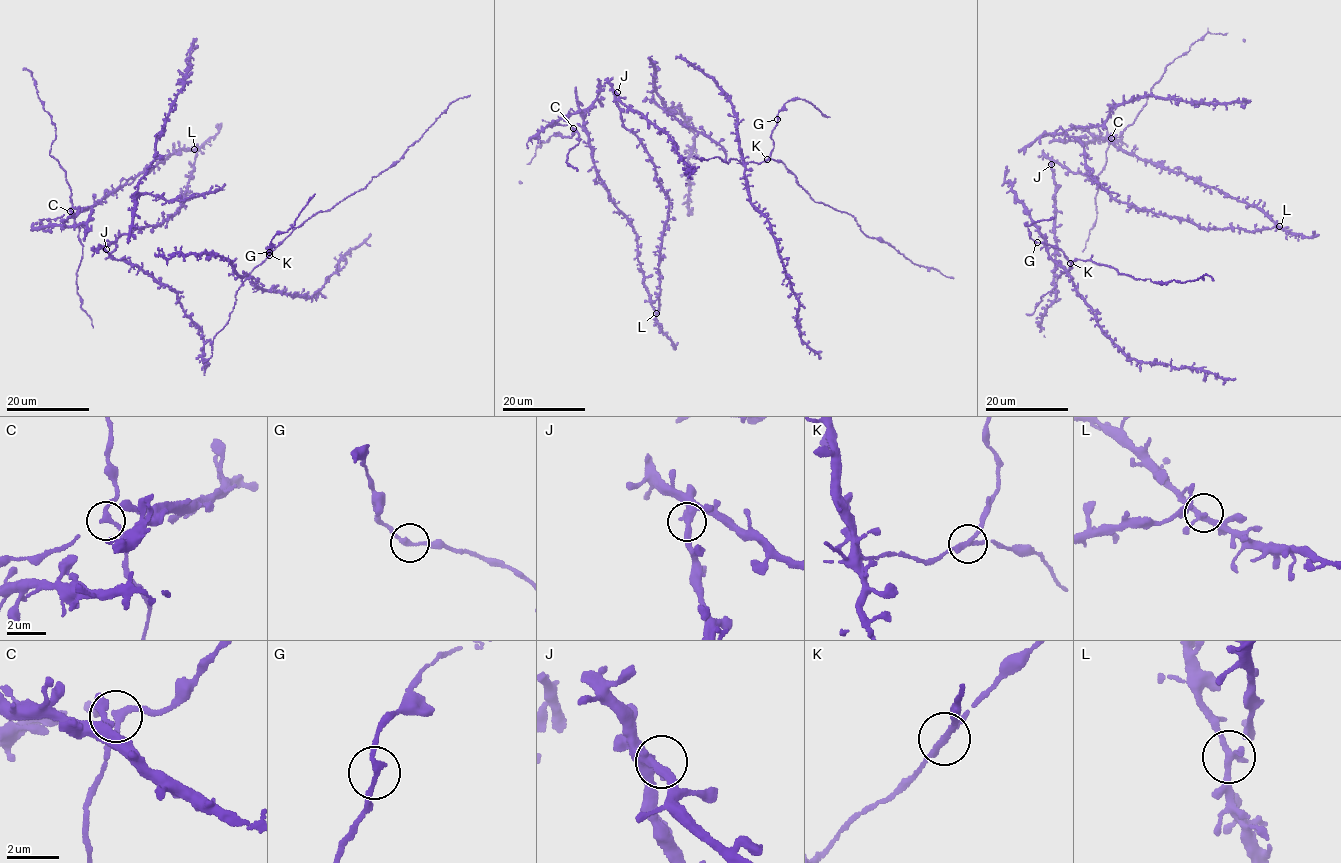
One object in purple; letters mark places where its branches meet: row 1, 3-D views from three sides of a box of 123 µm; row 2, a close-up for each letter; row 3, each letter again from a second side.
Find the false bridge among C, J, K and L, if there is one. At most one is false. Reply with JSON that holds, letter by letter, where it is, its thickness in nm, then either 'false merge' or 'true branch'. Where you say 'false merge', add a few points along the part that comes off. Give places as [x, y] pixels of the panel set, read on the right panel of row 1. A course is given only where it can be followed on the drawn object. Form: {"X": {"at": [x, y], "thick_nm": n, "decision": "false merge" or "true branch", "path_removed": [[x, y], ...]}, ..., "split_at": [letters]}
{"C": {"at": [1111, 138], "thick_nm": 180, "decision": "true branch"}, "J": {"at": [1051, 164], "thick_nm": 300, "decision": "true branch"}, "K": {"at": [1070, 263], "thick_nm": 200, "decision": "false merge", "path_removed": [[1070, 263], [1060, 249], [1036, 242], [1026, 224], [1025, 226], [1054, 217]]}, "L": {"at": [1279, 226], "thick_nm": 240, "decision": "true branch"}, "split_at": ["K"]}

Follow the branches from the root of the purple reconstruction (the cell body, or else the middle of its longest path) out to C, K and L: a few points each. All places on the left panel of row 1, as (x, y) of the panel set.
C: (104, 250), (105, 244), (137, 228), (160, 225), (181, 207), (196, 151), (175, 150), (96, 206), (70, 211)
K: (104, 250), (137, 265), (176, 293), (182, 311), (211, 343), (229, 318), (236, 291), (269, 255)
L: (104, 250), (105, 244), (114, 244), (137, 228), (160, 225), (181, 207), (194, 168), (194, 149)

